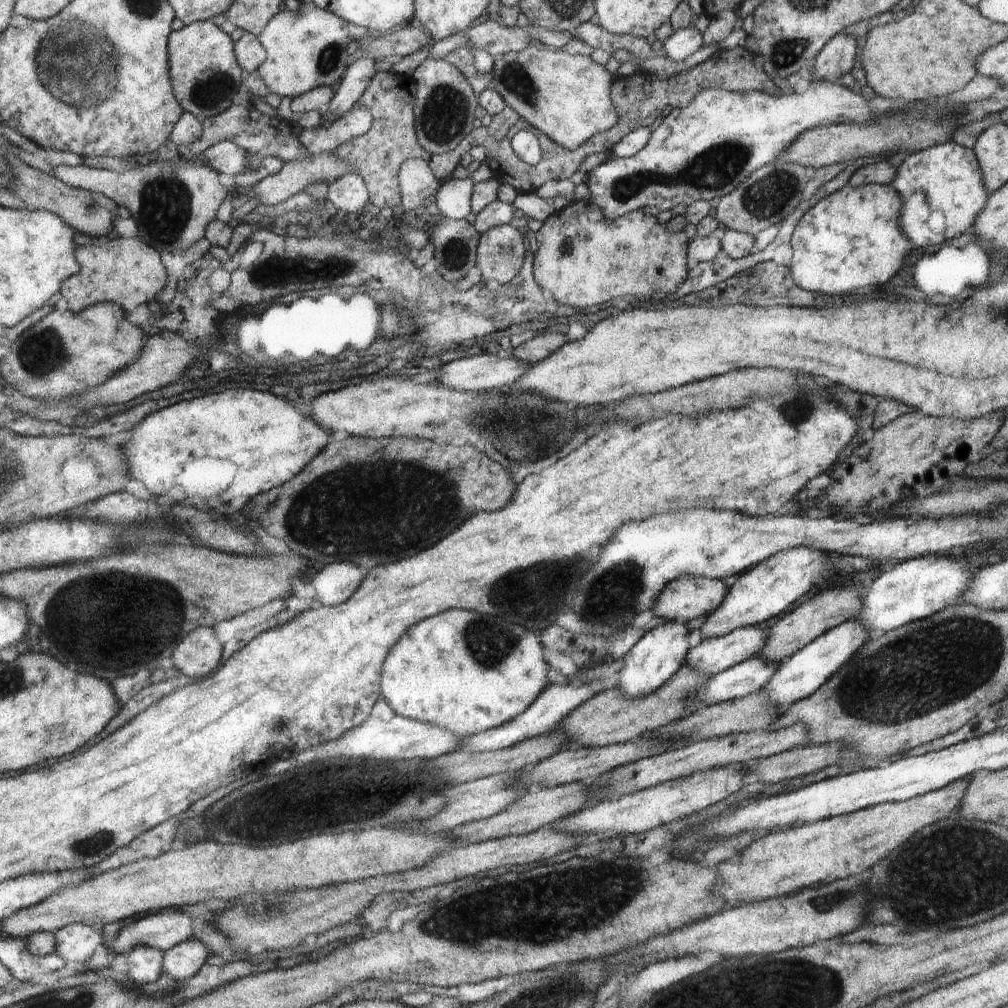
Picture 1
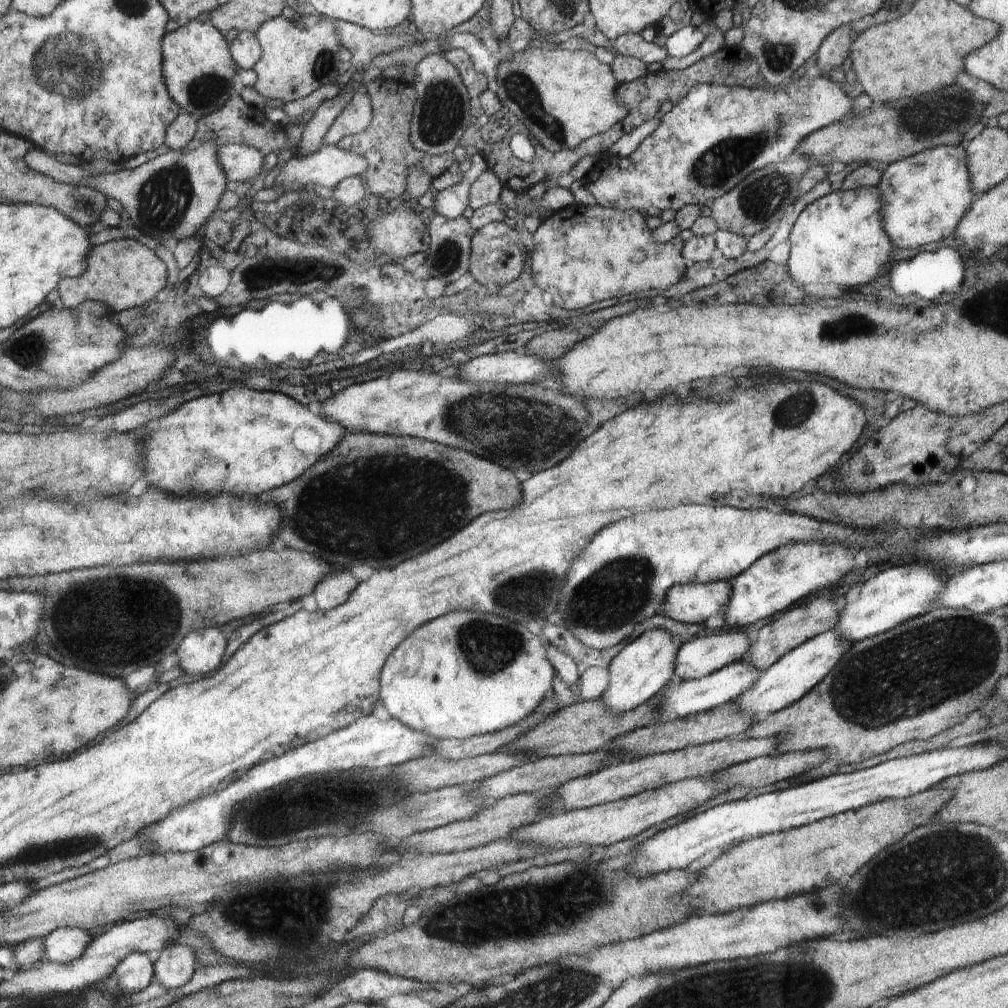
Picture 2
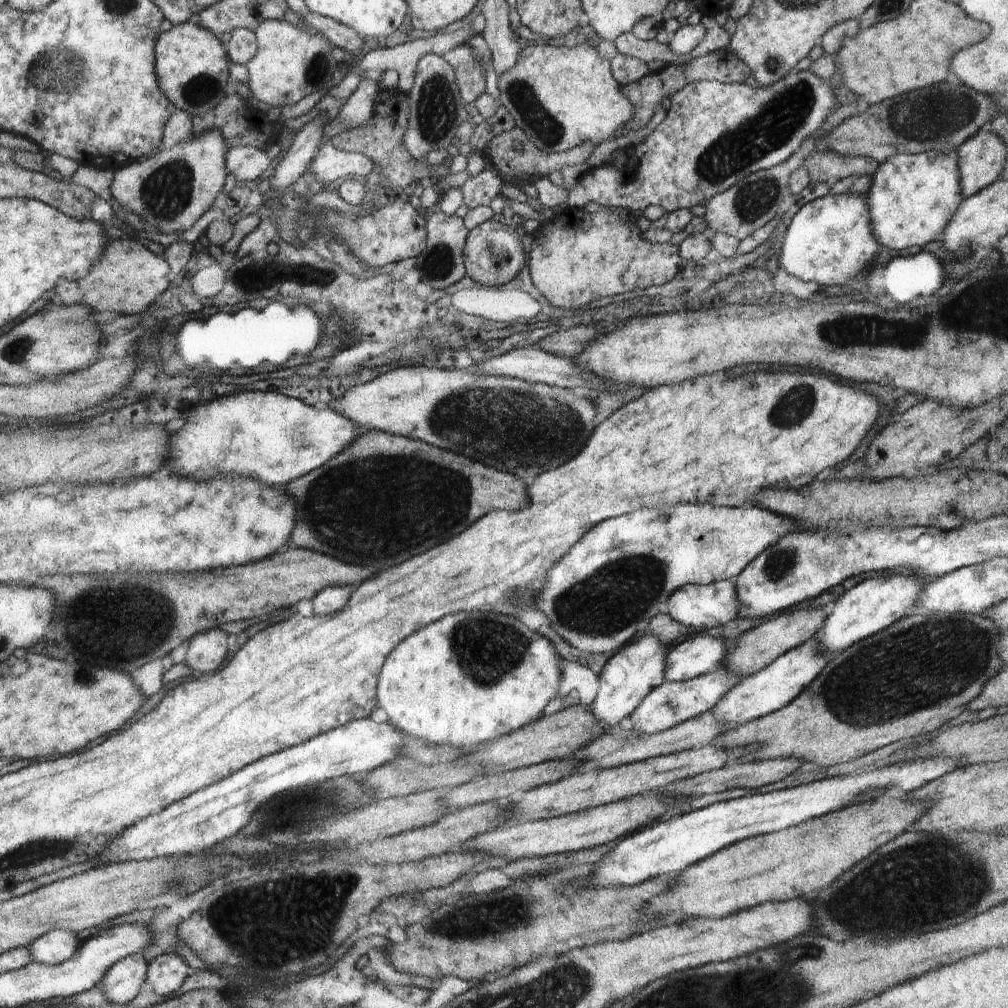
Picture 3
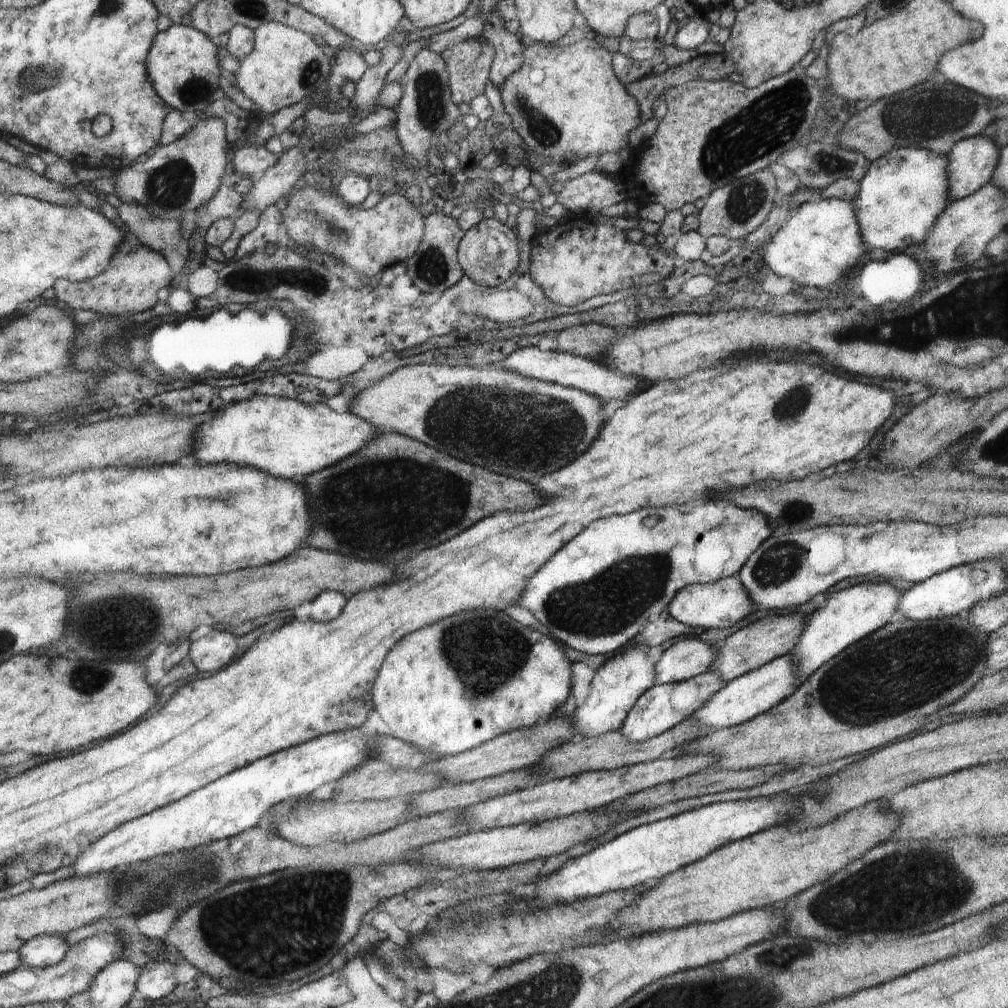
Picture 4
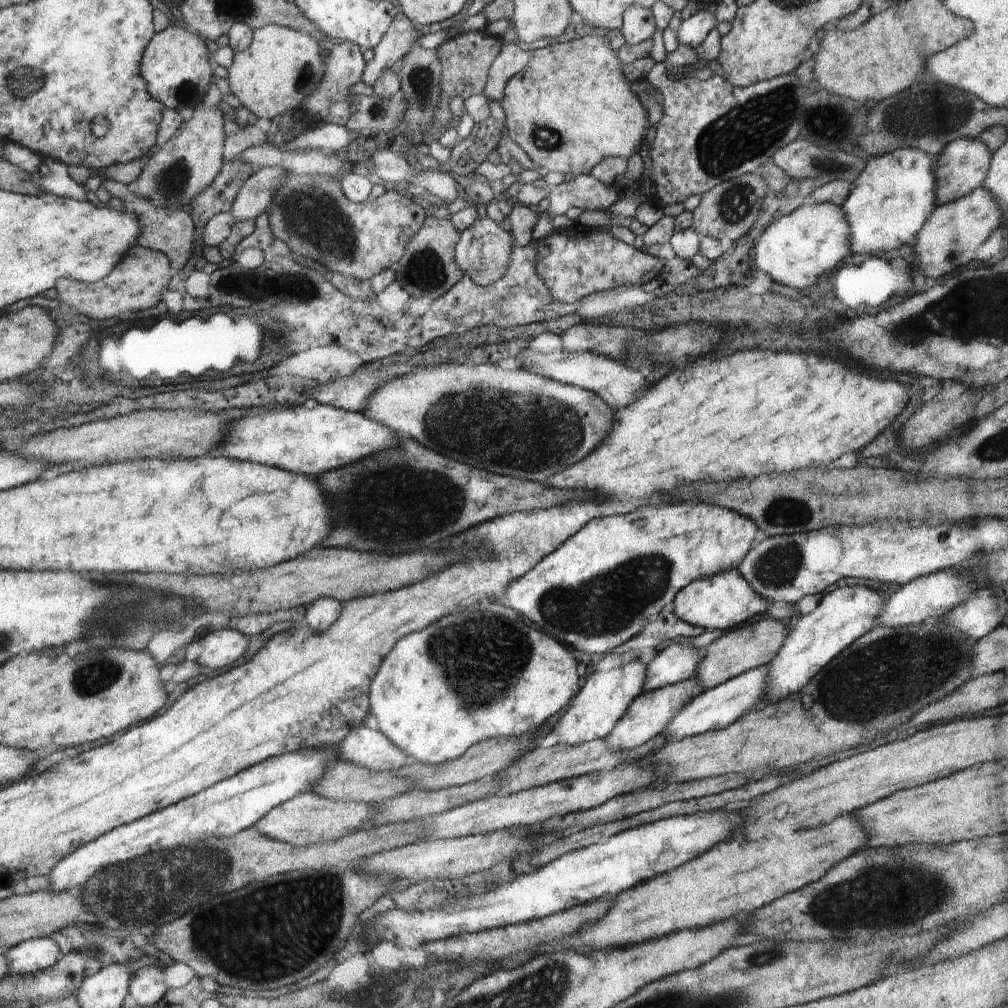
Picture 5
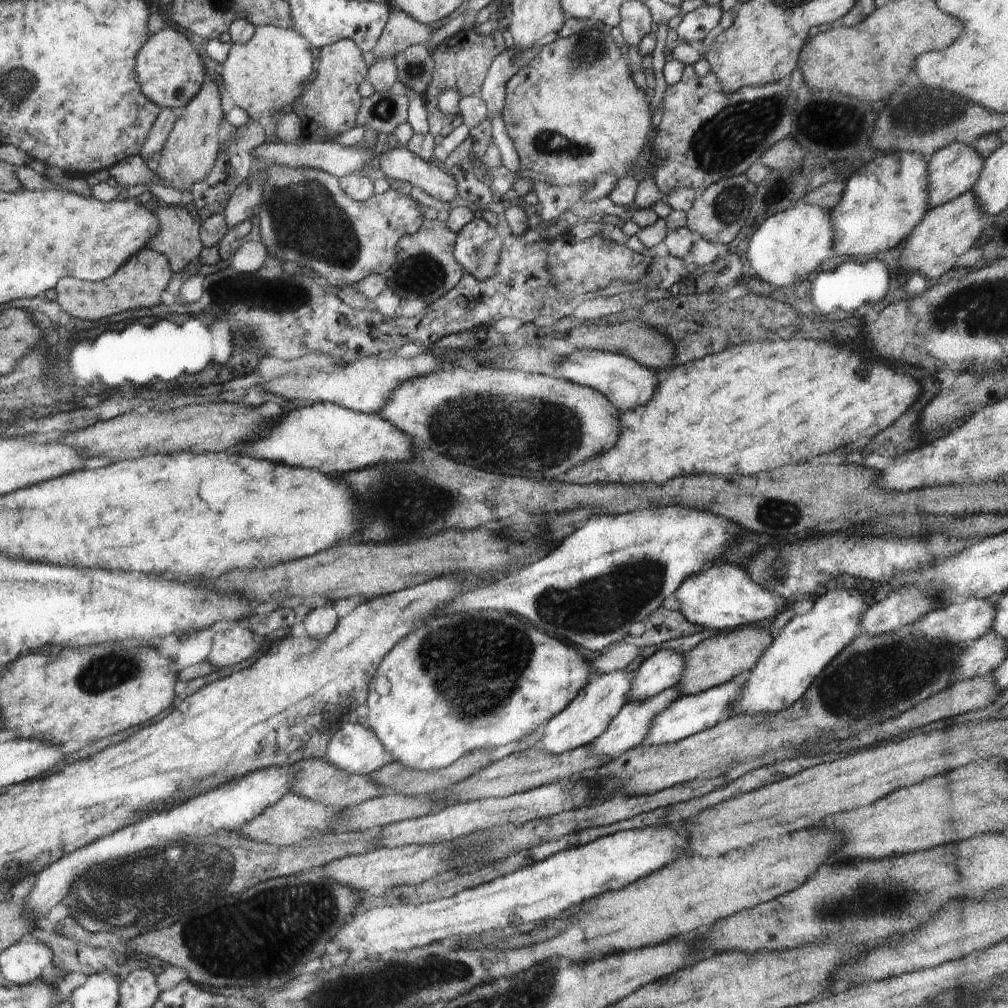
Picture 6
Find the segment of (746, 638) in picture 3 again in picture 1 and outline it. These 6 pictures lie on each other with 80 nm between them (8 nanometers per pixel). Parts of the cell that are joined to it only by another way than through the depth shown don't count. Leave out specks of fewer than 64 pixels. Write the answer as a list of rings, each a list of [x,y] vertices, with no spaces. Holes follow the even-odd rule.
[[[849,585],[840,586],[840,588],[819,589],[815,595],[768,628],[767,646],[761,651],[760,656],[778,663],[794,655],[796,651],[806,647],[808,643],[812,643],[820,635],[838,627],[839,624],[856,620],[859,612],[863,610],[859,591],[859,586]]]

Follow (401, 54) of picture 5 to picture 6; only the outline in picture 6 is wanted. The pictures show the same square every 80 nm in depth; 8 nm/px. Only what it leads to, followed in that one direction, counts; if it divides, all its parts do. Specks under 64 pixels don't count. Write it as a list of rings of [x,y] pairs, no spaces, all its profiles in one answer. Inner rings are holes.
[[[396,7],[384,28],[383,38],[374,52],[375,58],[380,56],[394,57],[398,52],[411,45],[425,46],[430,41],[432,30],[417,22]]]

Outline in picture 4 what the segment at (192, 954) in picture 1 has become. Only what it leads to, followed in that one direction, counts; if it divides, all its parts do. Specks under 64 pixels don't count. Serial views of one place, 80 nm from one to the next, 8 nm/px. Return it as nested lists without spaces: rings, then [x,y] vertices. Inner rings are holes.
[[[170,959],[147,962],[137,980],[137,990],[142,997],[151,1001],[159,1001],[168,996],[177,985],[175,963]]]

